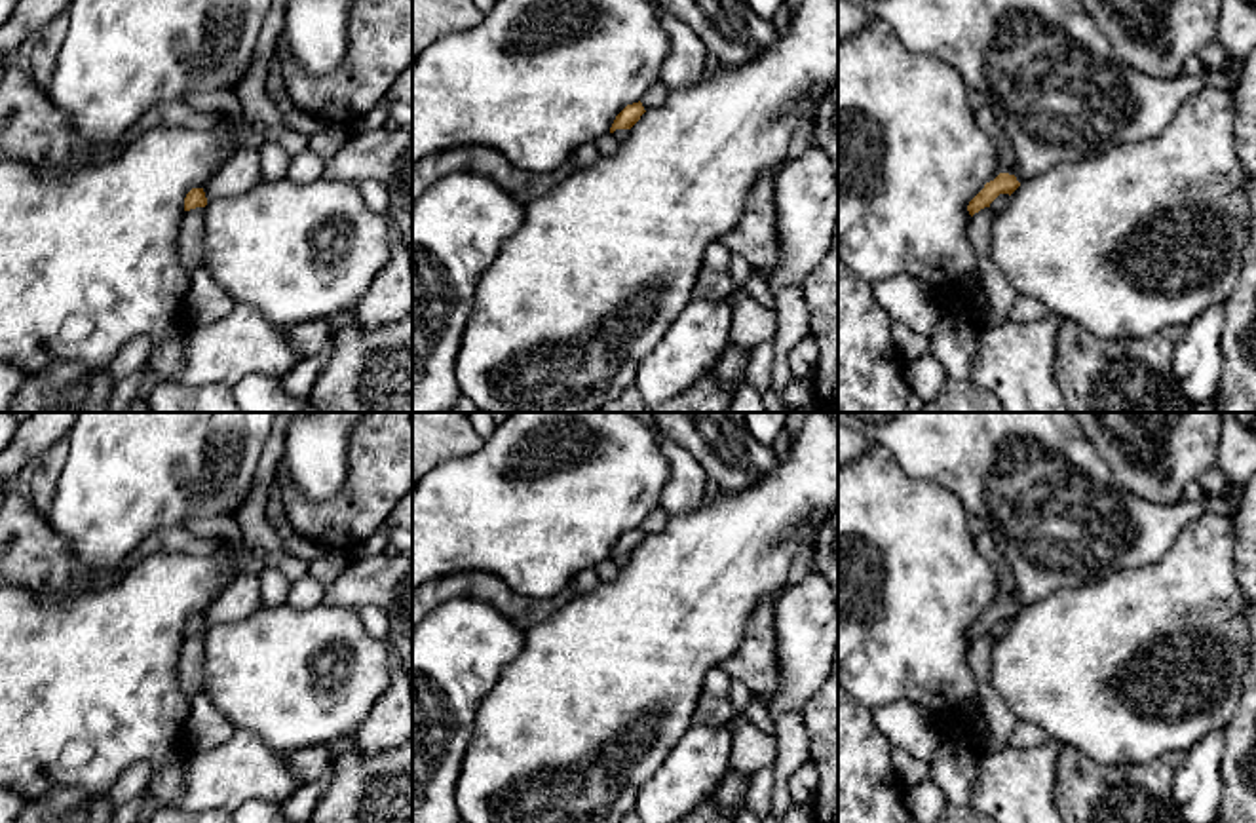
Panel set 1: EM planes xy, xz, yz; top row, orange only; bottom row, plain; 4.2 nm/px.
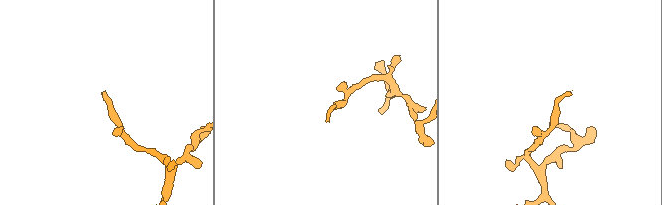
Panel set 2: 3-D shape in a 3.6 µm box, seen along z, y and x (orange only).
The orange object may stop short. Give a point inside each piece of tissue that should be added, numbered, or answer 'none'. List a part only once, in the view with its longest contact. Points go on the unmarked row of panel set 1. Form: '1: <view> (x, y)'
1: yz (1057, 512)

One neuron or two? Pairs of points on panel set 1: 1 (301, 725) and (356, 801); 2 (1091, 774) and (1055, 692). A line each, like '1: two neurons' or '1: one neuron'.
1: two neurons
2: two neurons

